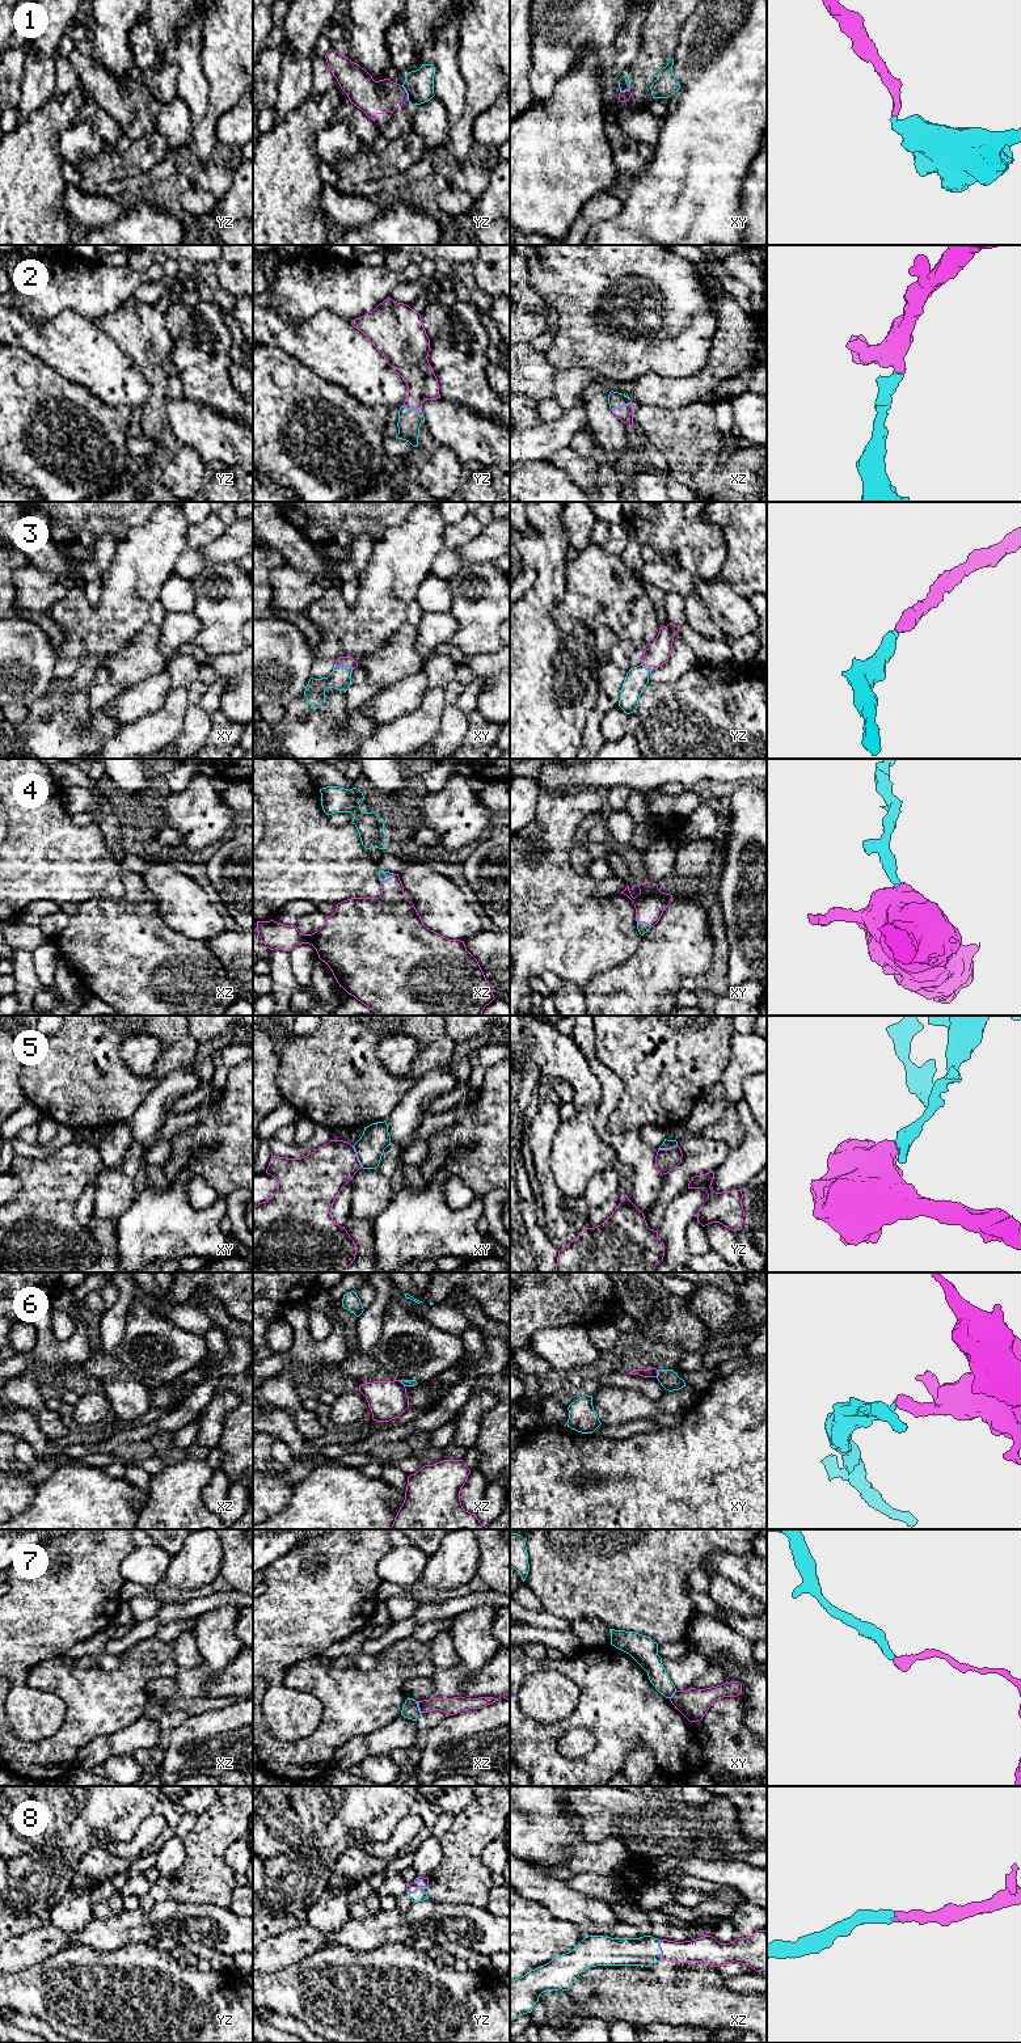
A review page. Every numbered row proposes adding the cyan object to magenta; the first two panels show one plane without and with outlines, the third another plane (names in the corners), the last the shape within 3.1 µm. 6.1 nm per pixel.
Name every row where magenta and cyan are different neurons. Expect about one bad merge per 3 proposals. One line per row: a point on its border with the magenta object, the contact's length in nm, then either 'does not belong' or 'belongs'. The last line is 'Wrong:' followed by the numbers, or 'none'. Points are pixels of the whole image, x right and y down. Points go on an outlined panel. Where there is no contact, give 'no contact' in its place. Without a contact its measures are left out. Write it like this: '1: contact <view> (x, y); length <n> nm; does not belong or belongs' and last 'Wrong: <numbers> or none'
1: contact yz (406, 93); length 100 nm; does not belong
2: contact xz (620, 406); length 130 nm; belongs
3: contact xy (345, 666); length 110 nm; belongs
4: contact xz (387, 879); length 100 nm; belongs
5: contact xy (355, 1156); length 150 nm; does not belong
6: contact xy (657, 1374); length 50 nm; does not belong
7: contact xz (418, 1706); length 80 nm; does not belong
8: contact yz (417, 1887); length 140 nm; belongs
Wrong: 1, 5, 6, 7

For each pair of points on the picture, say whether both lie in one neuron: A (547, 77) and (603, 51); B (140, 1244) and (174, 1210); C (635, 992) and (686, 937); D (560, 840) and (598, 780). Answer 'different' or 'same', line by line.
A: same
B: same
C: same
D: different

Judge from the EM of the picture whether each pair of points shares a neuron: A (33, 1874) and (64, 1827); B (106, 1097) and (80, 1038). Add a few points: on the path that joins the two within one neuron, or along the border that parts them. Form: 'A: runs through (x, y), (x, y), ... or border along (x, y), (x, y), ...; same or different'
A: border along (17, 1854), (41, 1856), (59, 1852), (74, 1870); different
B: runs through (92, 1083), (81, 1072), (81, 1052); same

